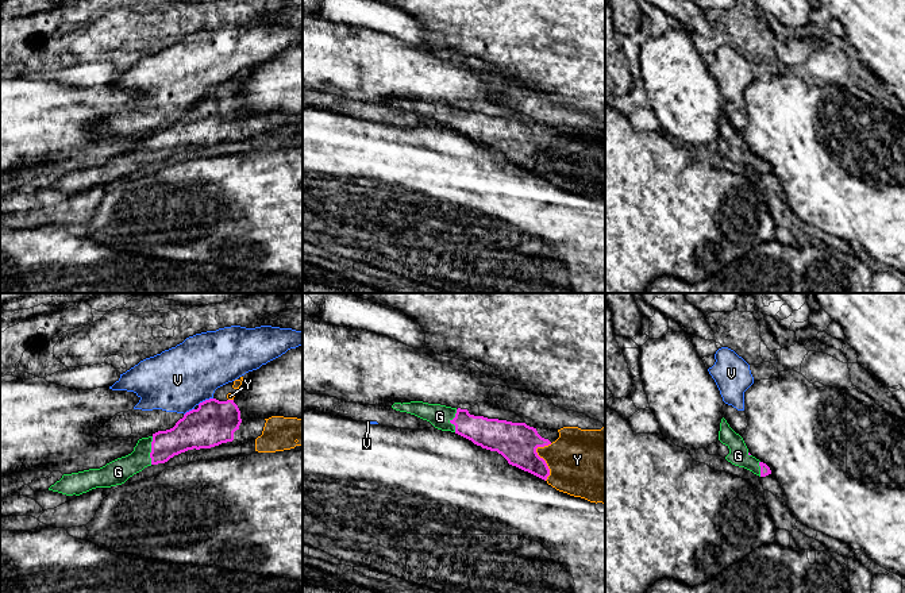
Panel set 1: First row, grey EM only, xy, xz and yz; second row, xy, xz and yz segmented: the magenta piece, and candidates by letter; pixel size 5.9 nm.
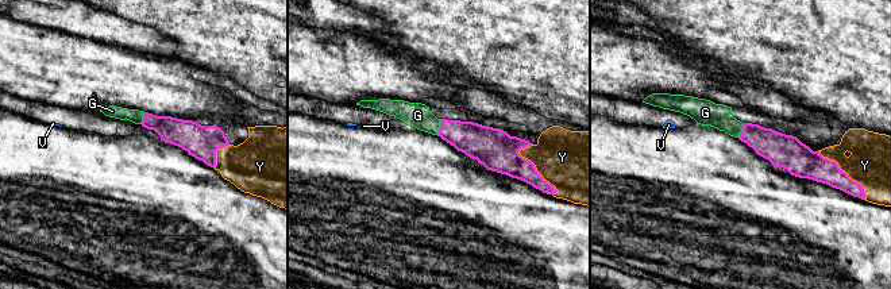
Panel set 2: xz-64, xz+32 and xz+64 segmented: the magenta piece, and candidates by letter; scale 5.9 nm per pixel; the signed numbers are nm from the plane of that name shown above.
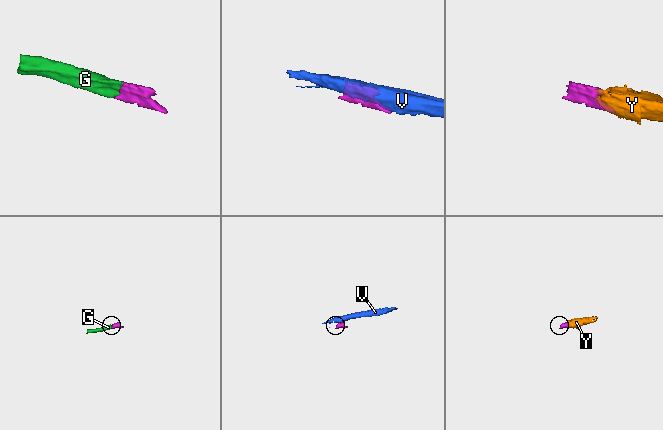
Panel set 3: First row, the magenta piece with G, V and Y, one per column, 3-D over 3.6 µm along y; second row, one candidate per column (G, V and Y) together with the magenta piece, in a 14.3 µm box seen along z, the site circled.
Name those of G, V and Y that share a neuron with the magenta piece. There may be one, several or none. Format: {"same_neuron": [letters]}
{"same_neuron": ["G", "Y"]}

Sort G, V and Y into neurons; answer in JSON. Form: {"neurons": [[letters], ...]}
{"neurons": [["G", "Y"], ["V"]]}

